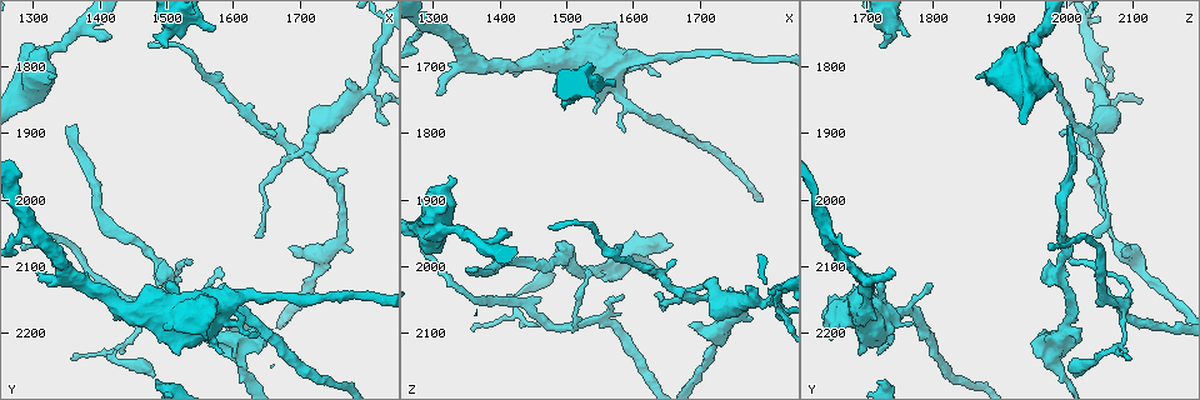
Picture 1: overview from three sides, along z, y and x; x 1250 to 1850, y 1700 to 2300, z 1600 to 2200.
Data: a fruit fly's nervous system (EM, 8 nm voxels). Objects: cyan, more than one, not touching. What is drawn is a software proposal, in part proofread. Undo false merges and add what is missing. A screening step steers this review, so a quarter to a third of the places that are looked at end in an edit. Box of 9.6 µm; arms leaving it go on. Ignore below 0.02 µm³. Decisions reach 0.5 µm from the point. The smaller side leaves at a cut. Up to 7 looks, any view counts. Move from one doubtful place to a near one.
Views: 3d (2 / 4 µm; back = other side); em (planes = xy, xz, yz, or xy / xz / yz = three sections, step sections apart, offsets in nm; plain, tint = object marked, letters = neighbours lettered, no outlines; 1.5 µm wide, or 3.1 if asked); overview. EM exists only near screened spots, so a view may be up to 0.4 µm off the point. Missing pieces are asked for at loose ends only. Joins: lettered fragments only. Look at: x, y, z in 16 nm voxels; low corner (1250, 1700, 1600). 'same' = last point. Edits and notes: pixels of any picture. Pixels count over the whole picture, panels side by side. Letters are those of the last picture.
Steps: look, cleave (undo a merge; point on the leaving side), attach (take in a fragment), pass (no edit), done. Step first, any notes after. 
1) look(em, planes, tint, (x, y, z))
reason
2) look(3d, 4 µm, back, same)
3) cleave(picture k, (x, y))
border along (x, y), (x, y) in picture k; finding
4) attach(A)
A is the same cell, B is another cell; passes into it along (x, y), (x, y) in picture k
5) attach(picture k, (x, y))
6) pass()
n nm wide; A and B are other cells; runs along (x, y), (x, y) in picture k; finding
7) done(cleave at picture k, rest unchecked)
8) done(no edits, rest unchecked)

look(em, planes, plain, (1500, 1755, 1760))
free end

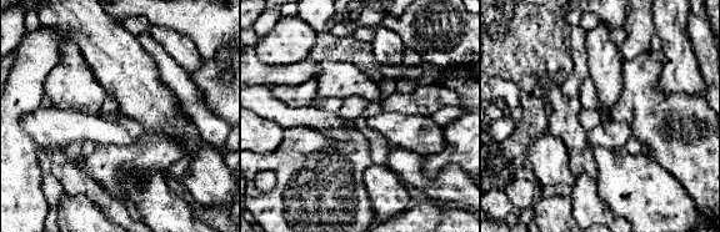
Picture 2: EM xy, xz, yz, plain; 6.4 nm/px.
look(em, planes, letters, same)

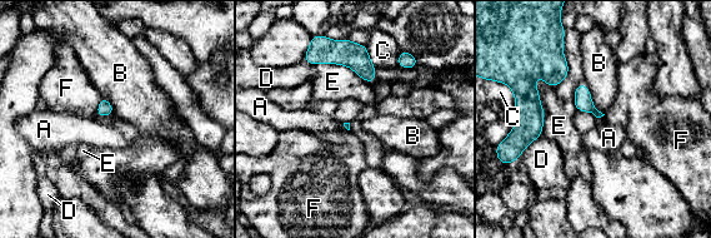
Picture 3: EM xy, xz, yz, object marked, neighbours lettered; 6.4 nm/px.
pass()
E touches over 380 nm; A, B, C, D, E and F are other cells; border along (584, 82), (591, 103), (604, 114) in picture 3; none of them fits

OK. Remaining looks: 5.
look(em, yz, step 8, tint, (1695, 1935, 2040))
calibre changes

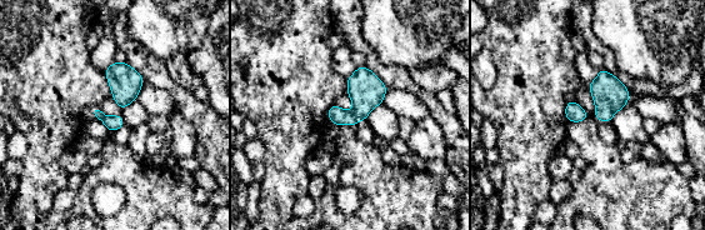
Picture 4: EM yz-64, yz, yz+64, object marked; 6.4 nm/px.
look(em, planes, tint, same)

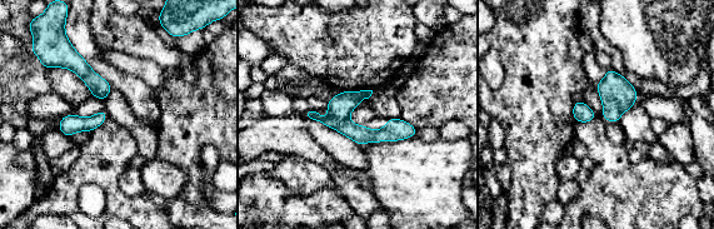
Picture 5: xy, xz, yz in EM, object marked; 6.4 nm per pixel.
look(em, planes, letters, same)
see the neighbours

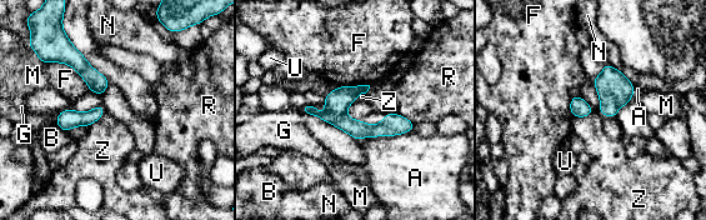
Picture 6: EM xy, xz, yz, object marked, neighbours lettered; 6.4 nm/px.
cleave(picture 6, (357, 129))
F touches over 360 nm; A, B, F, G, M, N, R, U and Z are other cells; border along (344, 113), (338, 114), (331, 123) in picture 6; a second neuron is stuck on

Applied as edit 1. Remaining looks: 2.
done(cleave at picture 6, rest unchecked)

